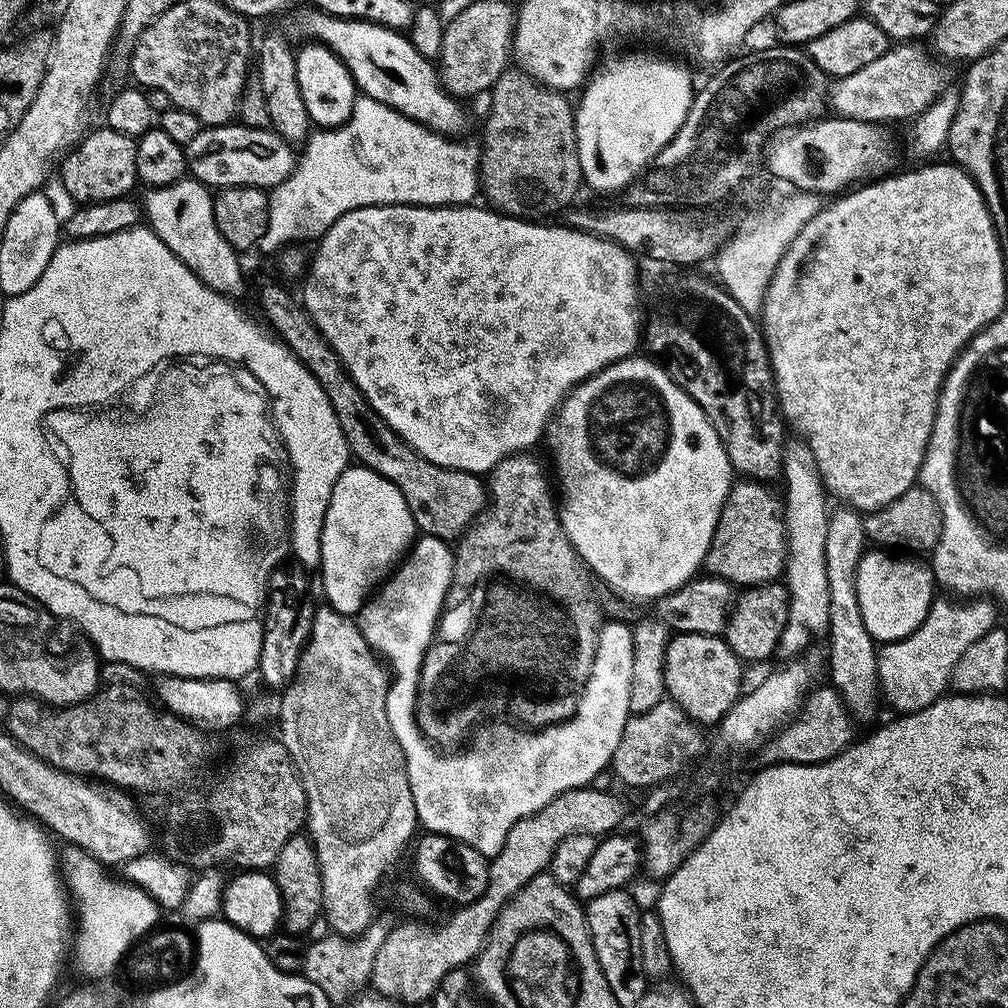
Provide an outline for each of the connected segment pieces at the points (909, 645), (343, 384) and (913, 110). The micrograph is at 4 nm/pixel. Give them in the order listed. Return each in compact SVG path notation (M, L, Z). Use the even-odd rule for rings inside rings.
M952 598L944 599L948 600L933 599L926 618L906 638L890 640L879 645L876 654L876 674L880 679L881 695L883 701L887 701L899 715L916 713L940 699L951 683L952 671L958 658L961 658L974 642L997 627L996 608L992 605L995 603L991 599L972 598L967 602L957 602Z
M264 284L260 288L260 304L269 325L280 324L279 339L291 350L314 374L318 386L326 390L326 398L330 398L330 406L334 406L334 414L338 418L338 426L342 426L342 434L348 443L349 453L356 456L361 465L377 472L386 478L406 498L406 506L410 506L410 514L416 520L416 527L425 536L437 536L447 542L463 537L472 527L474 521L484 511L490 497L486 484L477 473L463 472L453 468L443 468L418 454L395 430L375 412L362 390L350 378L342 358L326 342L326 338L318 330L318 326L310 318L303 303L296 300L280 284Z
M896 42L880 58L869 62L860 70L831 81L826 100L837 117L845 120L864 120L879 125L880 120L915 118L924 112L945 91L943 63L920 49L916 42ZM940 63L940 64L935 64ZM908 116L908 117L907 117Z

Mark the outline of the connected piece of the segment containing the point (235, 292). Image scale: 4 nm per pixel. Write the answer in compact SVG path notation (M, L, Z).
M185 178L170 186L148 188L145 193L144 200L142 199L142 216L152 233L162 242L166 242L171 252L208 288L229 298L240 298L244 292L244 272L240 269L241 257L236 249L230 246L230 242L222 238L222 230L218 230L218 222L214 220L213 193L208 185L195 178Z

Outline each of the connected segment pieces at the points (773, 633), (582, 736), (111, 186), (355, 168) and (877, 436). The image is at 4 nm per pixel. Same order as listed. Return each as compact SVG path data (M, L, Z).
M780 582L754 584L745 587L741 592L744 593L741 596L739 593L735 597L732 611L728 613L728 622L724 625L722 639L742 662L764 660L767 656L777 655L782 630L786 630L786 622L790 614L787 587Z
M608 622L603 625L600 633L600 639L596 641L596 662L592 666L592 674L585 682L580 693L580 699L576 706L576 713L569 716L567 720L561 720L559 724L550 724L546 728L539 730L529 730L524 726L517 726L512 724L488 724L484 722L479 725L478 731L471 737L470 745L472 746L466 753L460 753L456 750L453 756L443 756L443 751L437 750L429 741L424 739L423 732L420 727L413 723L412 736L400 736L397 740L398 744L402 746L402 754L406 762L406 770L410 778L410 794L414 794L414 810L416 811L416 818L419 827L425 833L435 834L438 836L448 836L451 840L461 840L463 844L474 846L474 850L478 850L483 856L489 858L496 856L502 850L502 846L506 842L506 838L510 834L510 830L520 820L525 820L528 816L534 815L538 810L542 810L547 806L551 800L558 798L564 792L568 792L571 788L583 788L591 785L592 780L600 771L607 769L612 762L612 755L618 746L618 742L622 738L622 730L626 726L629 718L628 707L630 706L630 678L632 677L632 633L631 627L627 628L627 623L624 622Z
M101 126L87 133L63 157L64 188L77 201L77 205L106 203L127 197L132 187L137 187L138 154L137 137L118 134L118 130Z
M363 94L357 95L354 102L354 110L350 114L350 118L345 124L338 128L325 128L316 130L309 135L303 152L301 153L297 168L287 179L282 181L276 188L269 191L268 209L270 210L270 218L267 222L266 233L259 239L256 250L257 253L277 255L282 249L288 245L296 244L306 238L315 241L324 235L326 230L333 225L334 221L348 213L350 210L365 208L366 206L374 206L375 204L410 204L413 206L423 206L426 208L443 208L445 206L468 206L473 203L472 200L478 196L478 185L480 182L480 169L478 167L477 149L472 149L468 144L456 144L455 139L442 136L438 132L433 132L431 128L425 128L424 125L412 120L409 116L403 116L400 112L395 112L390 106L386 106L382 102L378 102L374 98Z
M952 162L947 163L928 164L925 168L900 172L897 176L885 175L837 195L833 204L825 203L820 211L814 214L814 218L810 218L810 222L802 226L798 238L790 242L764 295L762 335L768 346L772 376L776 380L776 398L783 419L790 425L791 431L793 428L800 435L797 437L802 438L803 443L812 451L816 469L824 479L825 489L840 499L837 501L864 514L877 512L882 506L894 502L894 498L906 494L906 490L910 490L917 483L934 426L938 398L940 391L944 389L944 379L948 376L948 371L956 363L956 357L968 347L969 340L1005 311L1006 257L1000 253L1000 240L996 236L996 227L992 224L992 216L988 213L984 195L976 181L963 168Z

